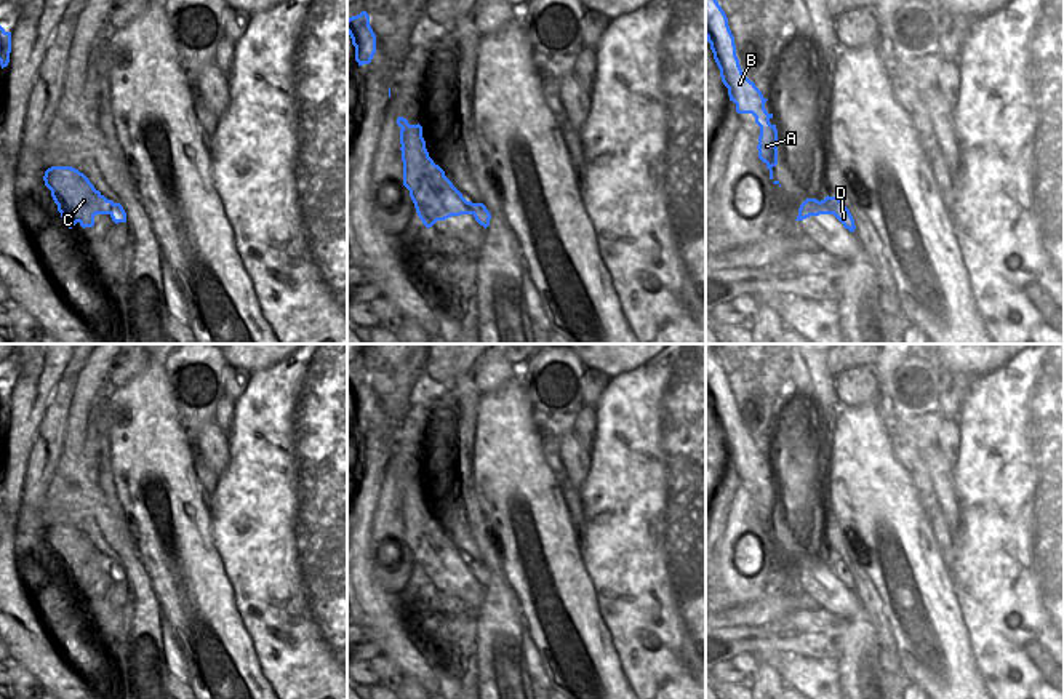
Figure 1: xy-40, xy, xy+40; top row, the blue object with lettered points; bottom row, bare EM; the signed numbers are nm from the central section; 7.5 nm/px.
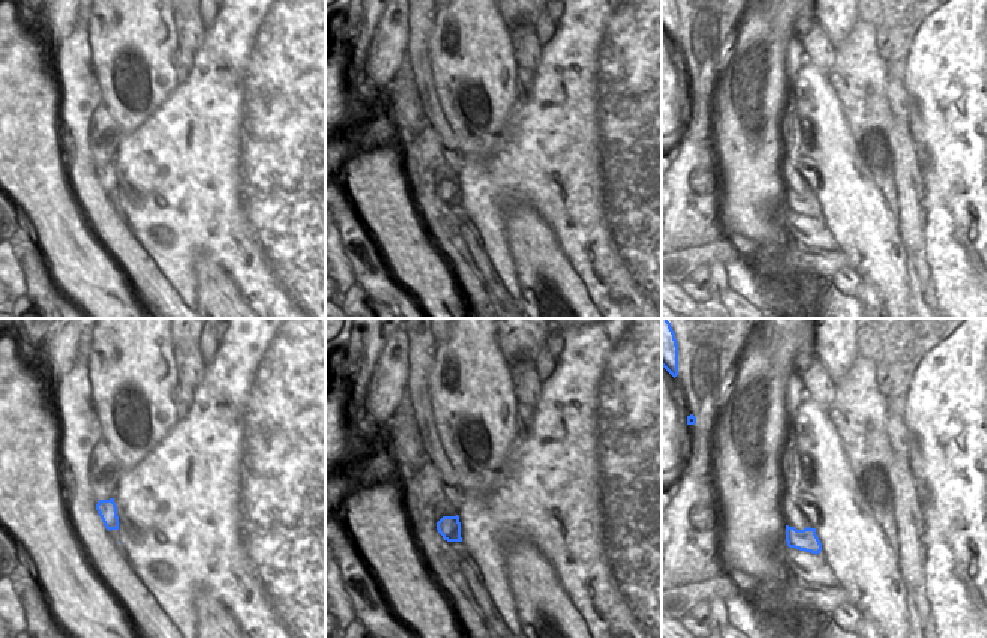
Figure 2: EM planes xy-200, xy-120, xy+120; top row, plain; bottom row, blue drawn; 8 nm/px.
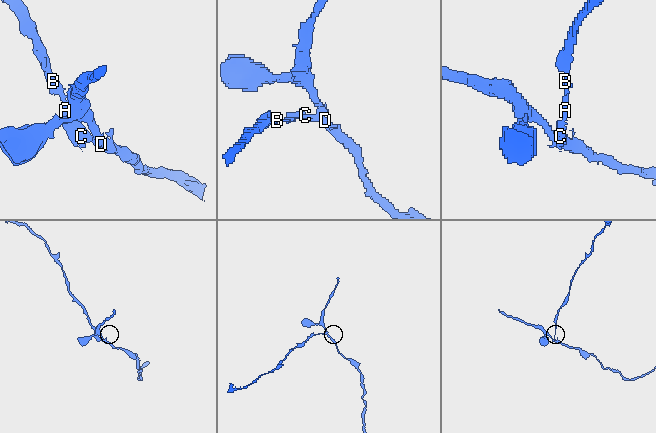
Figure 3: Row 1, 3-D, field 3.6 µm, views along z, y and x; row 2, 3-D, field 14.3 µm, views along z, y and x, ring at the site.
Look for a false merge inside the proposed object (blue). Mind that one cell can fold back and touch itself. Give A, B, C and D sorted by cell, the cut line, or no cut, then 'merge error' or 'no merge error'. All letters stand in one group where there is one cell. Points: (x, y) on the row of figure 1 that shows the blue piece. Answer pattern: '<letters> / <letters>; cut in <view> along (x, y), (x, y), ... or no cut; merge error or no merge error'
A B C / D; cut in xy+40 along (826, 197), (832, 213); merge error

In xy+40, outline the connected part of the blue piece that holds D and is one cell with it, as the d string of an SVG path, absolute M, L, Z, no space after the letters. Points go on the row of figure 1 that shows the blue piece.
M827 195L827 202L829 202L829 208L830 208L832 214L843 224L843 227L848 229L850 232L854 232L854 229L856 229L854 219L853 219L850 210L840 200L840 197Z

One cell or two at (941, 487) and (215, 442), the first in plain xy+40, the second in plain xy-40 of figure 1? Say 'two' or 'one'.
one

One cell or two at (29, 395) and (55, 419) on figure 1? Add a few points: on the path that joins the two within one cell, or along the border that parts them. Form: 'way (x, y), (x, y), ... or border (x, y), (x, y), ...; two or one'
border (61, 376), (50, 392), (50, 400), (31, 445); two

